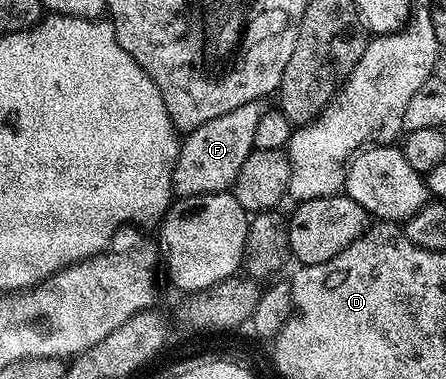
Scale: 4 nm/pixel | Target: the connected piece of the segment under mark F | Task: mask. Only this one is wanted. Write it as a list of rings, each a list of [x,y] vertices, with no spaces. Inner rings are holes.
[[[261,101],[243,103],[243,107],[227,111],[227,115],[219,115],[219,119],[203,123],[203,127],[188,130],[186,137],[189,138],[181,141],[181,150],[173,172],[174,194],[183,198],[232,190],[239,175],[239,167],[243,167],[247,155],[254,151],[255,126],[259,119],[263,119],[265,111],[266,106]]]

